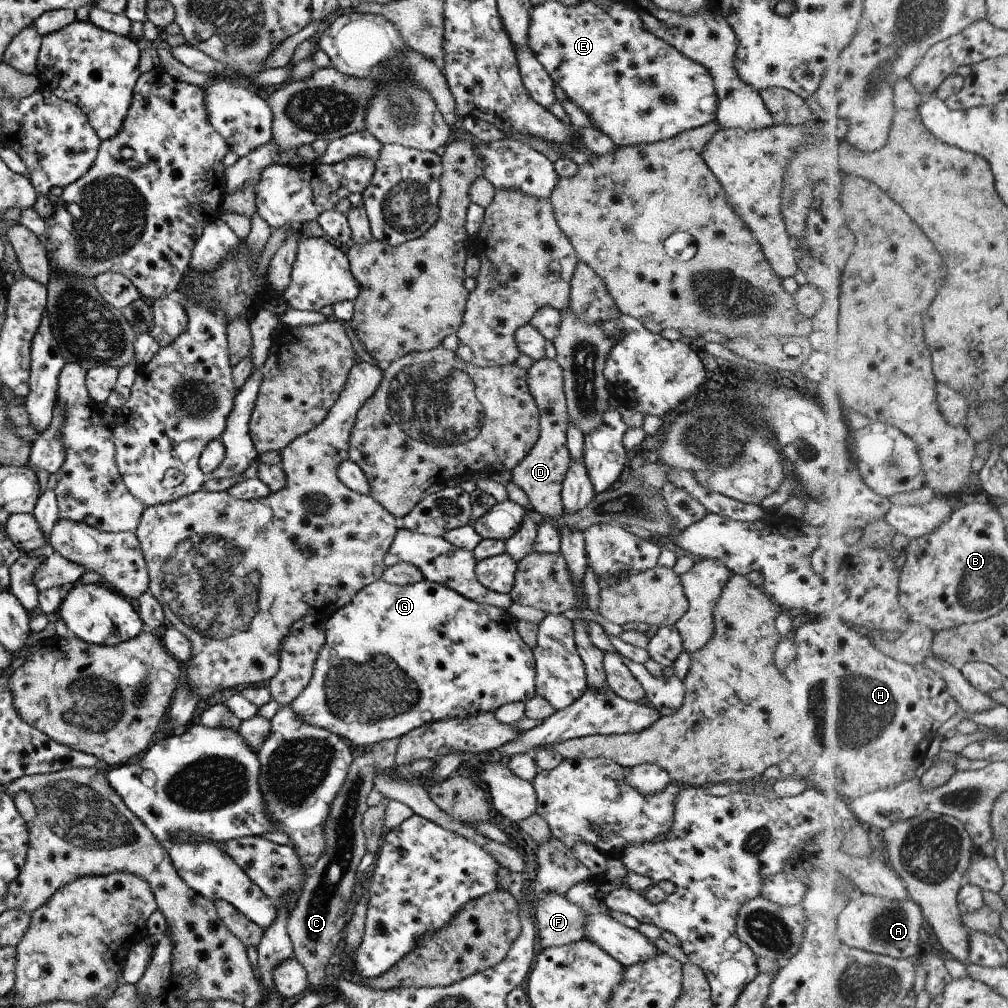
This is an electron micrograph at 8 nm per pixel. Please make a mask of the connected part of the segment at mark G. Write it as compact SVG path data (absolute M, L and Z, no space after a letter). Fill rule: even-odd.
M379 578L364 586L345 606L324 615L324 643L319 649L312 668L312 677L304 689L289 704L294 713L304 722L324 728L335 736L350 740L351 744L363 748L373 746L383 739L397 739L406 732L425 723L441 719L465 718L479 713L492 713L505 703L525 702L535 695L534 658L530 649L516 631L516 620L507 612L491 605L479 604L439 583L422 581L410 585L392 585Z

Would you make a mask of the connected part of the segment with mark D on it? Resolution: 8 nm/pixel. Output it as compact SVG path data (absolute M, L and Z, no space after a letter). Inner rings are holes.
M554 359L533 361L526 370L526 385L537 407L538 435L535 444L510 471L510 480L517 484L529 500L528 509L538 519L555 520L562 513L562 480L570 465L570 454L566 447L568 414L562 389L562 370Z

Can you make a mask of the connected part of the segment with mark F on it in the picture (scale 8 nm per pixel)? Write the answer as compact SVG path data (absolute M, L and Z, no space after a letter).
M547 891L536 900L534 917L537 923L538 948L566 945L584 938L584 912L579 906L567 902L564 895Z

